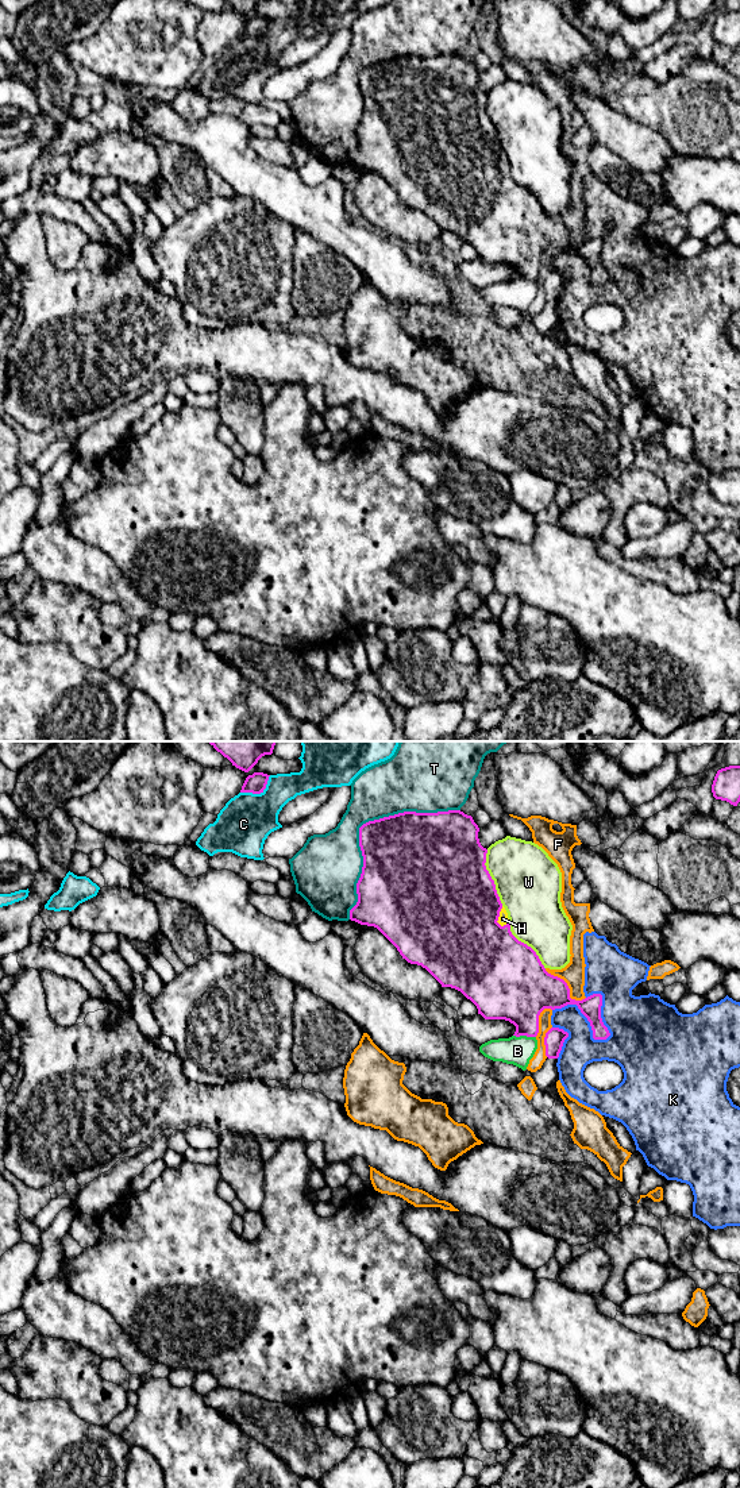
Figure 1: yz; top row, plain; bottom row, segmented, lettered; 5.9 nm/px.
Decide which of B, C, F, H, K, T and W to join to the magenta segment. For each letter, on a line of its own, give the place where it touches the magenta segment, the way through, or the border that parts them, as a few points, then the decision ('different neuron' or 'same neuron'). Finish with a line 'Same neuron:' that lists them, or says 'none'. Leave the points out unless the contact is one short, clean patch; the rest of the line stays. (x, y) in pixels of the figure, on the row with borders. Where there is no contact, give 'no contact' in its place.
B: yz (524, 1034) | different neuron
C: yz (258, 793) | different neuron
F: yz (567, 987) | different neuron
H: yz (498, 916) | across yz (457, 912), (498, 916), (503, 918) | same neuron
K: yz (586, 1017) | different neuron
T: yz (363, 824) | different neuron
W: yz (490, 878) | different neuron
Same neuron: H

